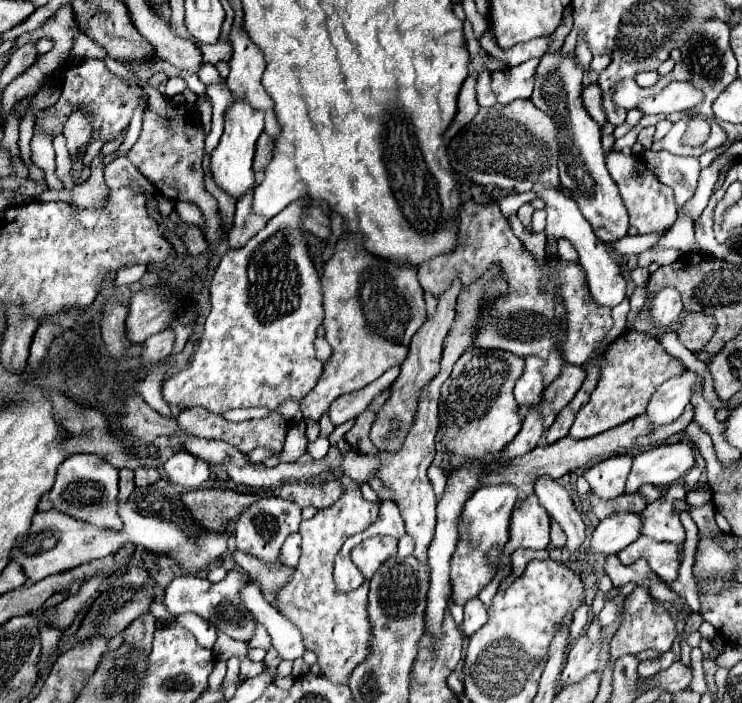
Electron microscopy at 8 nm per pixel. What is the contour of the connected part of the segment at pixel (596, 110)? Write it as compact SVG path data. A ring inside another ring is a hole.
M594 83L584 85L582 103L584 103L584 109L588 111L588 115L602 127L606 123L606 115L604 115L604 109L602 109L602 91L600 91L600 87L594 85Z

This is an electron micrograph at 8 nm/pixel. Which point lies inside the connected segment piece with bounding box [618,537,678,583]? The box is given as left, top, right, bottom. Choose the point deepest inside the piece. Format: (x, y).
(663, 557)

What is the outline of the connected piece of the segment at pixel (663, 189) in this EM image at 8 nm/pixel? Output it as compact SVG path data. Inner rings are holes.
M614 151L606 157L606 165L608 165L612 179L616 181L618 189L620 189L622 201L630 215L630 225L634 225L638 229L638 233L660 233L660 231L666 231L670 225L674 225L674 221L676 221L674 191L670 191L670 187L660 183L646 169L646 165L640 157L638 159L634 155L626 157L626 155Z

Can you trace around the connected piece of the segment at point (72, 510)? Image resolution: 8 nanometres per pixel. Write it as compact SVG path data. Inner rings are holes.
M70 455L56 473L56 483L48 493L56 511L72 515L78 521L88 521L98 529L120 531L122 519L118 515L118 469L110 467L98 455Z

